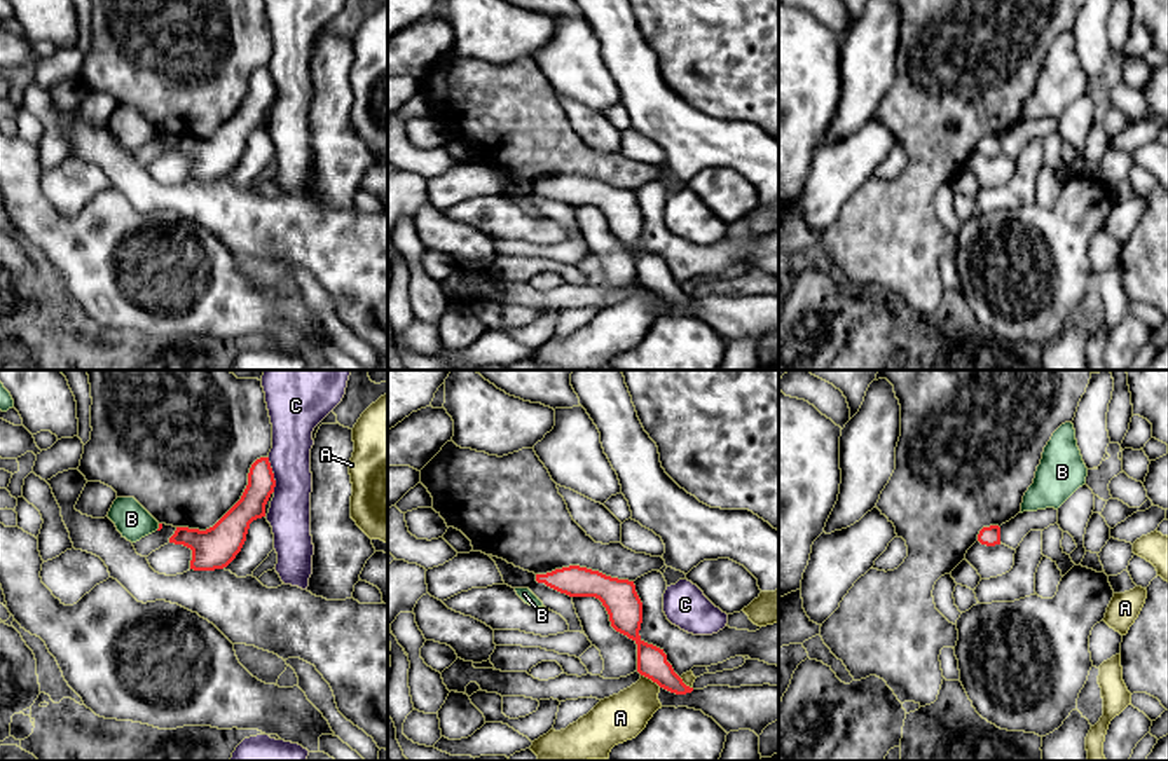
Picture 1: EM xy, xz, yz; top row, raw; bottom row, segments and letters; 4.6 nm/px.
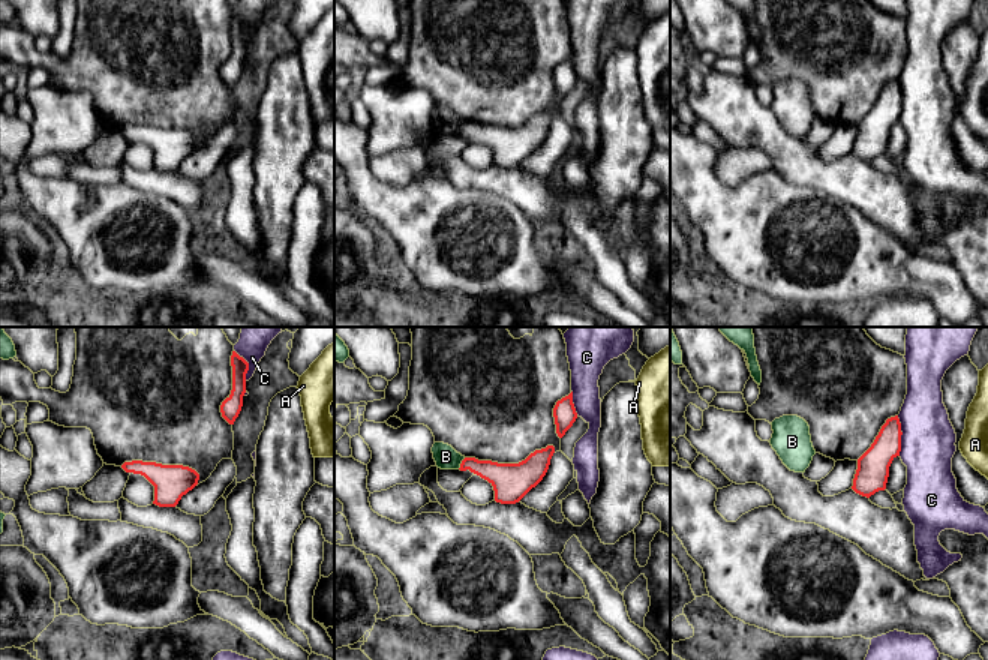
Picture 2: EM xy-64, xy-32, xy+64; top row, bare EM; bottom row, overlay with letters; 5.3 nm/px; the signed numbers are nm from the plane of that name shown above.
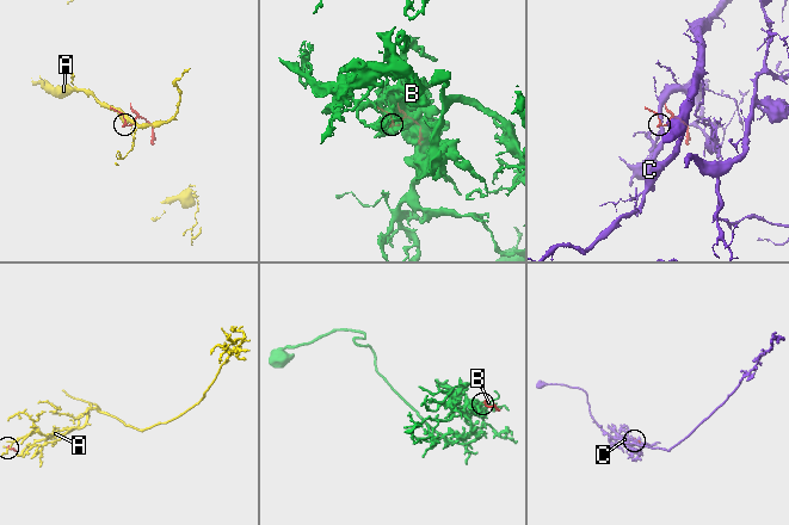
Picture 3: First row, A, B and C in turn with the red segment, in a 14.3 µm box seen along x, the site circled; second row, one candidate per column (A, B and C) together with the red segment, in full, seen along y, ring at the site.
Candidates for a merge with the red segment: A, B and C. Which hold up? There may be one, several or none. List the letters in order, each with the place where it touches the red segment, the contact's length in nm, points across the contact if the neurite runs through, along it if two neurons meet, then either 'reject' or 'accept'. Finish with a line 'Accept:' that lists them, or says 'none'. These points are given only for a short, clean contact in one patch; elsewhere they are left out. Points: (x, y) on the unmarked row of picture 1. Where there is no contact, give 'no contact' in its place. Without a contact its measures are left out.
A: meets red in xz at (652, 288); contact 110 nm long; border along xz (641, 283), (660, 295); reject
B: meets red in xy at (159, 137); contact 40 nm long; border along xy (159, 133), (156, 138); reject
C: meets red in xy at (273, 82); contact 170 nm long; reject
Accept: none

